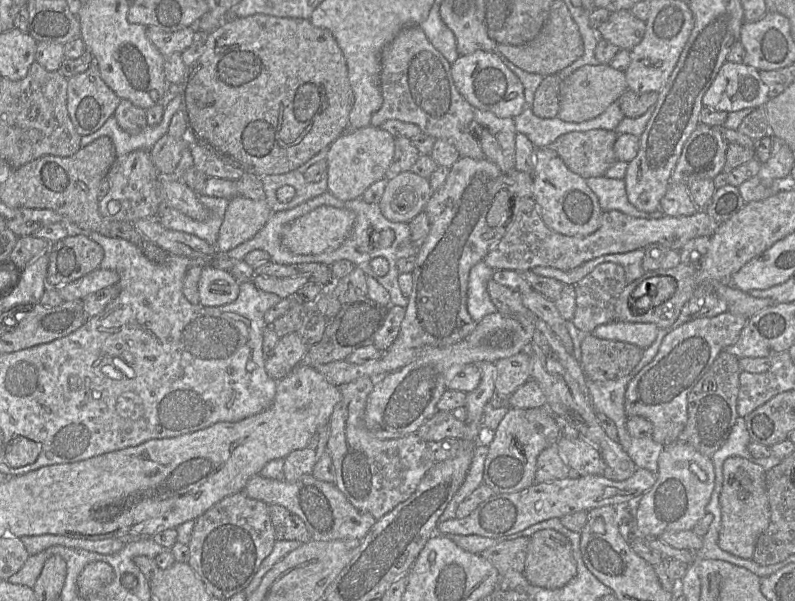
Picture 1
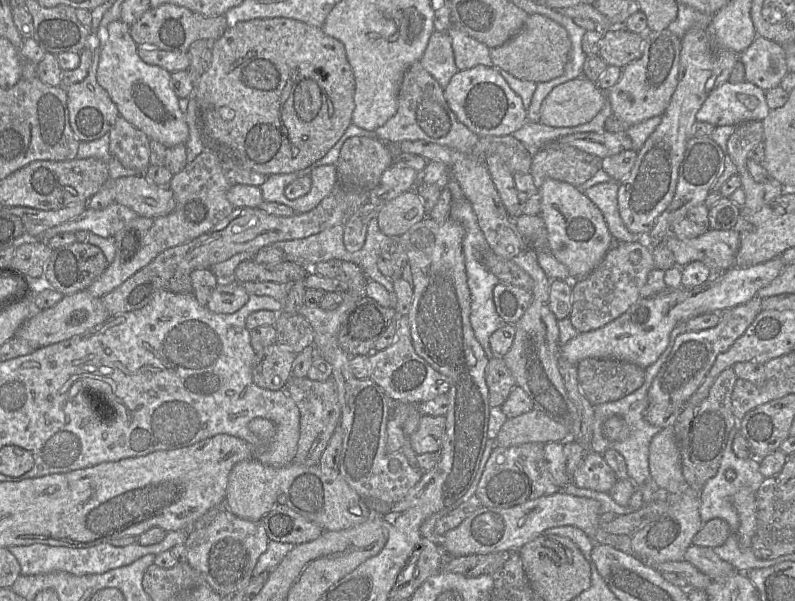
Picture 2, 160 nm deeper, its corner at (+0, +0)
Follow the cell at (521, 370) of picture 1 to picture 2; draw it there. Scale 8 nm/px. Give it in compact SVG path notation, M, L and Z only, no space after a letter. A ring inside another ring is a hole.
M490 357L486 368L490 407L501 407L507 400L516 381L502 357Z

